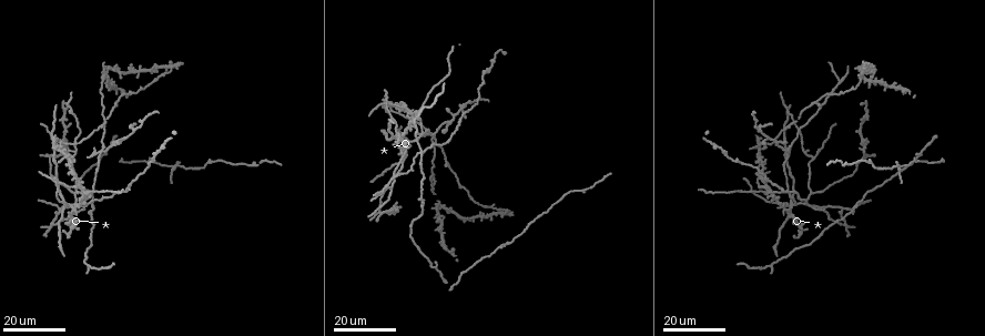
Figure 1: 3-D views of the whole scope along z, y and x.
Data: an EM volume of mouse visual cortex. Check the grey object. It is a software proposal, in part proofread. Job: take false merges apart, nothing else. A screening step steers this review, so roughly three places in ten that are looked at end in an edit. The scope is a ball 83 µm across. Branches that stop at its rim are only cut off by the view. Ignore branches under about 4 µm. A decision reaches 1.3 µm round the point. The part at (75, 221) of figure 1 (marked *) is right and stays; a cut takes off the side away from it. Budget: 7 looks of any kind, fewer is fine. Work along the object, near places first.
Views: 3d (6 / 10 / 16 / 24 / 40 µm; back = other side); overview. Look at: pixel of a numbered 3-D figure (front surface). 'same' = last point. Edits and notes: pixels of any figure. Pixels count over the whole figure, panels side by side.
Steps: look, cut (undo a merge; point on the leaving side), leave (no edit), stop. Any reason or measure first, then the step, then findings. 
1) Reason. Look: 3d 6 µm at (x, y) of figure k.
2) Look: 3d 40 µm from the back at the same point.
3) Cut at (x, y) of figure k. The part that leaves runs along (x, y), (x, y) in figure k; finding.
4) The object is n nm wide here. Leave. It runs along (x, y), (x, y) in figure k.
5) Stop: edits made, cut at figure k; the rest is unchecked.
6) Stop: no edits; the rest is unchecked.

Looks like a crossing. Look: 3d 24 µm at (431, 135) of figure 1.

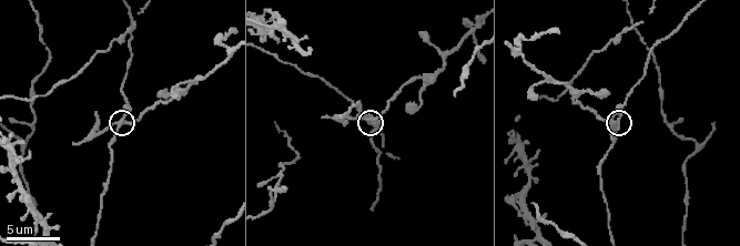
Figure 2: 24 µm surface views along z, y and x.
Look: 3d 6 µm at (123, 119) of figure 2.

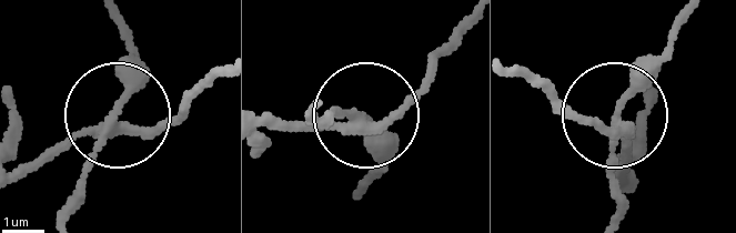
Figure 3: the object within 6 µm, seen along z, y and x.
The side arm is 29 µm long. Cut at (169, 122) of figure 3. The part that leaves runs along (117, 125), (165, 121), (219, 76) in figure 3; a second cell is stuck on.

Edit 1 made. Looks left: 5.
Three-way junction. Look: 3d 16 µm at (810, 191) of figure 1.

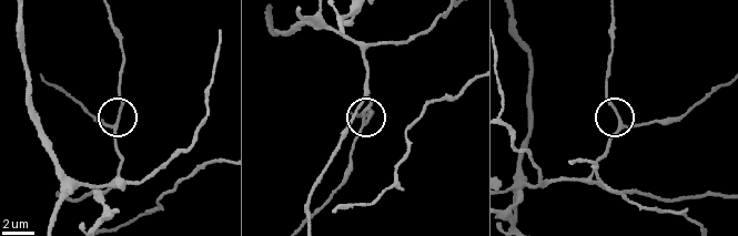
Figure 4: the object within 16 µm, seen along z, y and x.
Look: 3d 6 µm at (114, 127) of figure 4.

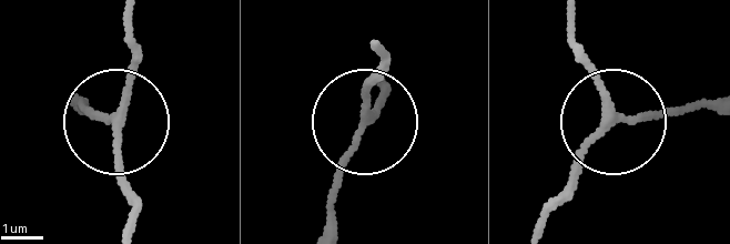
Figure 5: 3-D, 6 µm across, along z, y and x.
The side arm is 42 µm long. Leave. It runs along (536, 227), (610, 111), (604, 80), (568, 30) in figure 5; one cell here.

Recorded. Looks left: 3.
A fork. Look: 3d 24 µm at (70, 206) of figure 1.

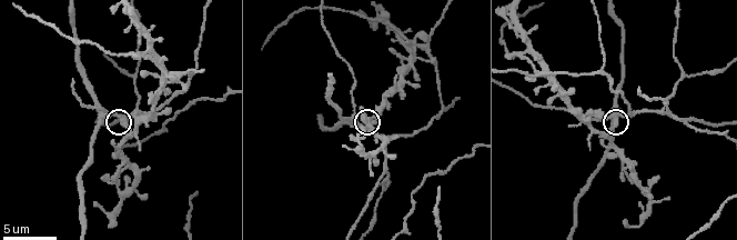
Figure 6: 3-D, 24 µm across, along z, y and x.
Closer look. Look: 3d 10 µm at (115, 116) of figure 6.

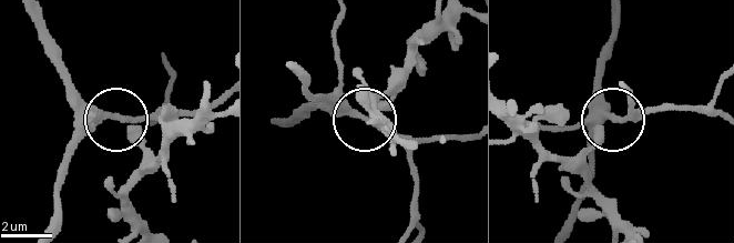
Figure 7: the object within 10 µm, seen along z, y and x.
Look: 3d 10 µm from the back at (118, 117) of figure 7.

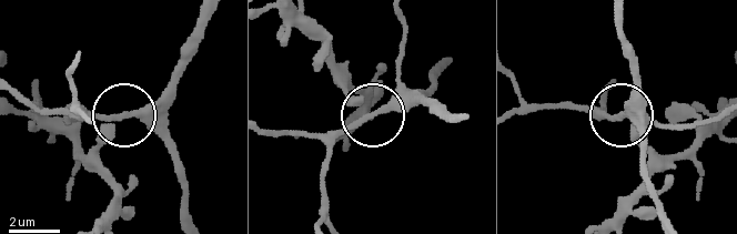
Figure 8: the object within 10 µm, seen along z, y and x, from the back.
The object is 200 nm wide here. Leave. It runs along (99, 221), (111, 202), (99, 144), (183, 70) in figure 8; all the same cell.

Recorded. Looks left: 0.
Stop: edits made, cut at figure 3; the rest is unchecked.

